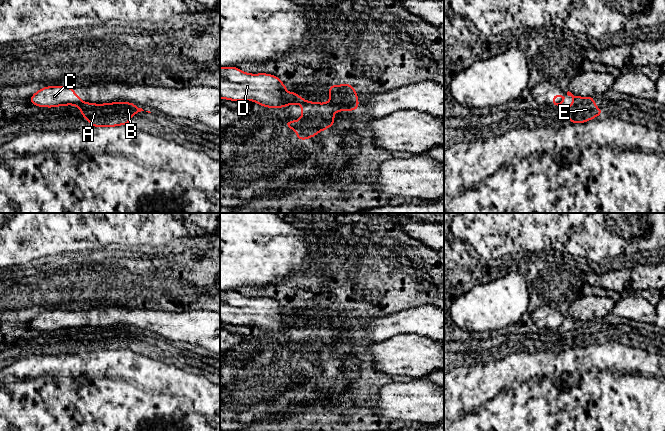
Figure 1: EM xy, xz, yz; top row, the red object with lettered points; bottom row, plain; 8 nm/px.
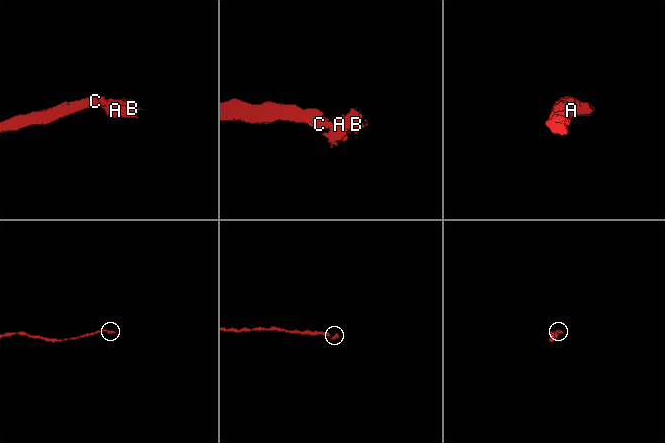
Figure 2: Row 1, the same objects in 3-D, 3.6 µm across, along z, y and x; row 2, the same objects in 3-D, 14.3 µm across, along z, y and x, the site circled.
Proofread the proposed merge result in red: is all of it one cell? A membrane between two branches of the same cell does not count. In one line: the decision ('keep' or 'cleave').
cleave

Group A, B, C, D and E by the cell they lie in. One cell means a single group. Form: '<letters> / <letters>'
A B E / C D

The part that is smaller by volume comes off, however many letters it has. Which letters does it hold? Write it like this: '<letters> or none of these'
A, B, E

